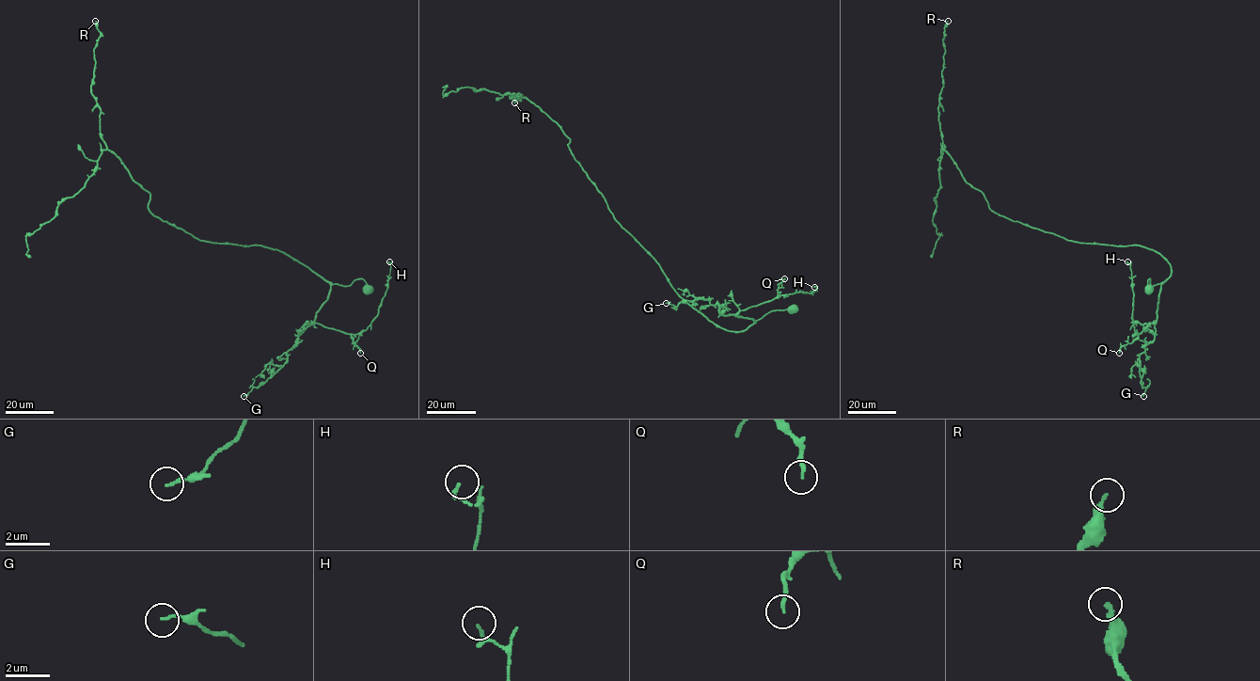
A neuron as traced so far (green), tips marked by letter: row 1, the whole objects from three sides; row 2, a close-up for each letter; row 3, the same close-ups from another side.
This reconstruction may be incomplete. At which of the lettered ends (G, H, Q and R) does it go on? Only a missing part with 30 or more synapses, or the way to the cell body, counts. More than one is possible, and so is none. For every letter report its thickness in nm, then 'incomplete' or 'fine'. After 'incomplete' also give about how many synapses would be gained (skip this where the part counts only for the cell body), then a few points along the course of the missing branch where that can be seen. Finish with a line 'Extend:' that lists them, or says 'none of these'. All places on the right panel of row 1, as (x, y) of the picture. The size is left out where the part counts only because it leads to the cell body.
G: 100 nm | fine
H: 130 nm | fine
Q: 160 nm | fine
R: 200 nm | fine
Extend: none of these

